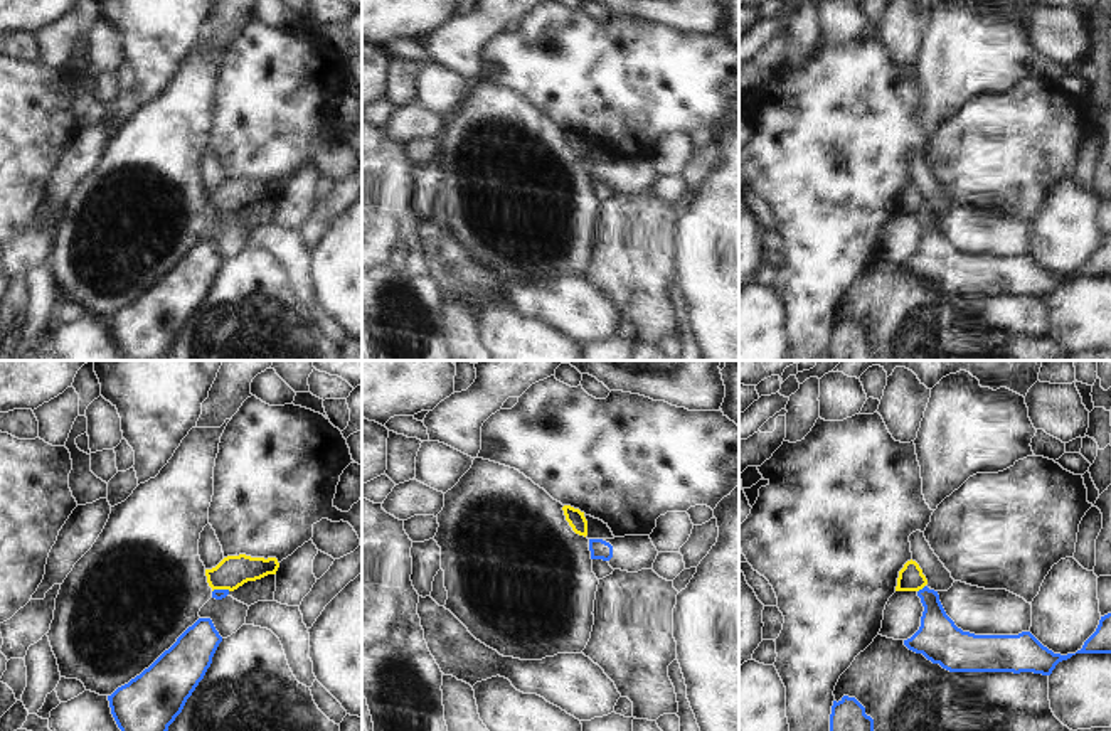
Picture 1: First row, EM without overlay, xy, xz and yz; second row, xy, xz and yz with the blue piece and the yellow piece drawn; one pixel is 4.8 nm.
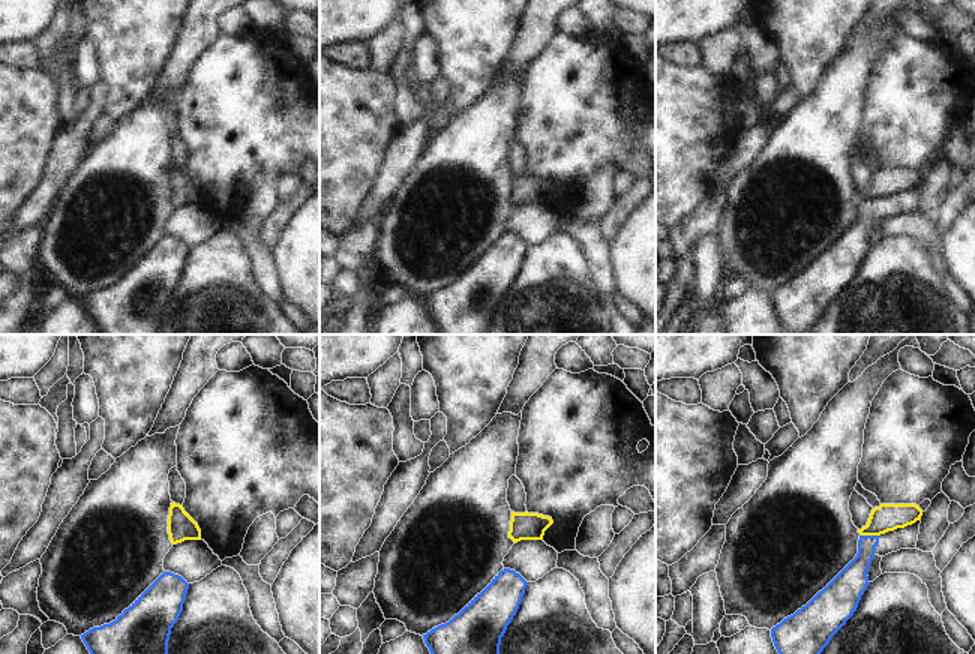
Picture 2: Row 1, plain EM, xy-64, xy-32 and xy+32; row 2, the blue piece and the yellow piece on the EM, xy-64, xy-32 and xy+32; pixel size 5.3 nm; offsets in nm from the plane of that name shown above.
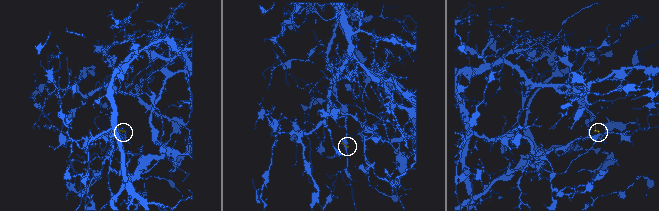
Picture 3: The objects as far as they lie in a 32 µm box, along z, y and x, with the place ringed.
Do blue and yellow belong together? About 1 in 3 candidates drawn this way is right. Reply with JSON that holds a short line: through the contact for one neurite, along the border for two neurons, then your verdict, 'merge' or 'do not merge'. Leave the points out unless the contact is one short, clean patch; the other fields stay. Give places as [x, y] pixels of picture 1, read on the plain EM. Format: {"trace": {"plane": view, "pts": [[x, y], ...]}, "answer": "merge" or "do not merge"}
{"trace": {"plane": "yz", "pts": [[924, 208], [918, 214]]}, "answer": "do not merge"}

